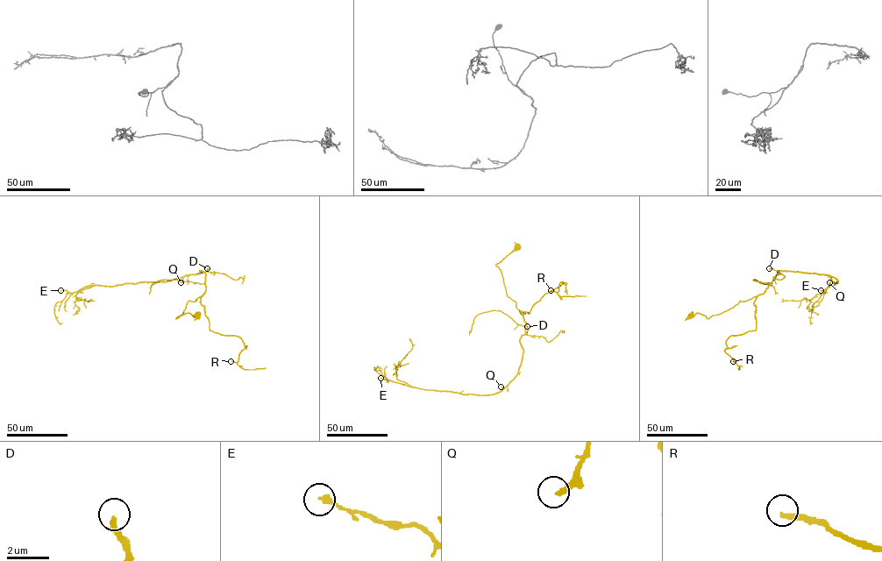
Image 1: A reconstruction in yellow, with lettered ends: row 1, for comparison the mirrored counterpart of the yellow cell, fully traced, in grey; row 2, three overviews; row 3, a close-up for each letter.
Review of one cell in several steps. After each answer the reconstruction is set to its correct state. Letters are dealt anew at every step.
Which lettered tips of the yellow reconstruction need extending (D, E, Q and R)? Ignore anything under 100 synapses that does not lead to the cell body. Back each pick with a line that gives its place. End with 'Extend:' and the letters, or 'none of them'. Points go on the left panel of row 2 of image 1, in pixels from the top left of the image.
R: at (231, 361)
Extend: R

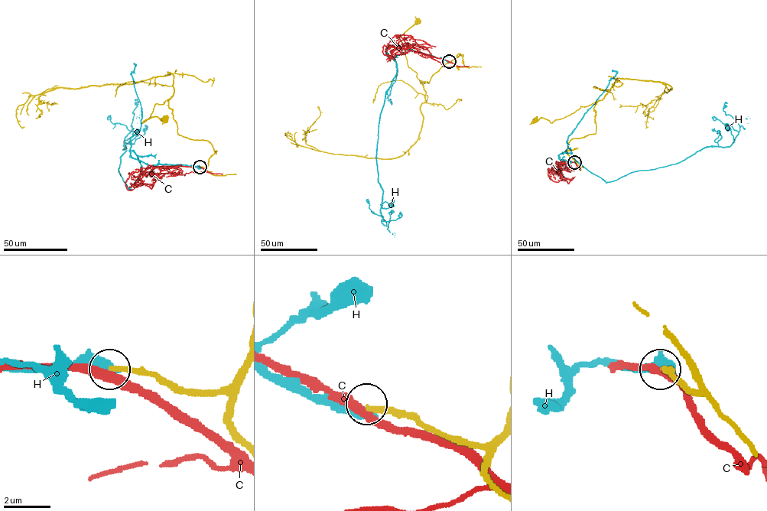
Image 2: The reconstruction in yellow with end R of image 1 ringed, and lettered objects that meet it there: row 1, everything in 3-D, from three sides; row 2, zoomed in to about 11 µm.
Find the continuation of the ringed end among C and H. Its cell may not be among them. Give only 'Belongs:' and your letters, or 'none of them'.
Belongs: none of them

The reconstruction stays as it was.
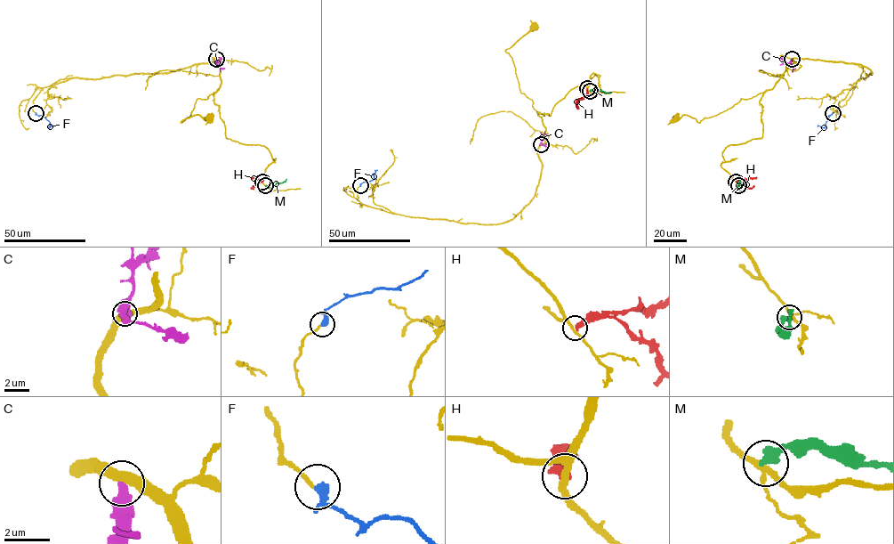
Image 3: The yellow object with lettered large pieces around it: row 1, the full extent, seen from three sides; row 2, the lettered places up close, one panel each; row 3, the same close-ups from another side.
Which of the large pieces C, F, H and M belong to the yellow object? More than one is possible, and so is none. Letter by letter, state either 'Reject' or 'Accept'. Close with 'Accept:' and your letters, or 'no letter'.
C: Reject
F: Accept
H: Reject
M: Reject
Accept: F

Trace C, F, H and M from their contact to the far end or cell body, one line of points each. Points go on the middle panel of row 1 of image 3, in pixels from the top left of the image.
C: (541, 143), (545, 131)
F: (360, 185), (374, 178), (374, 174), (377, 170)
H: (587, 88), (587, 93), (577, 101), (576, 106)
M: (590, 91), (611, 92)

